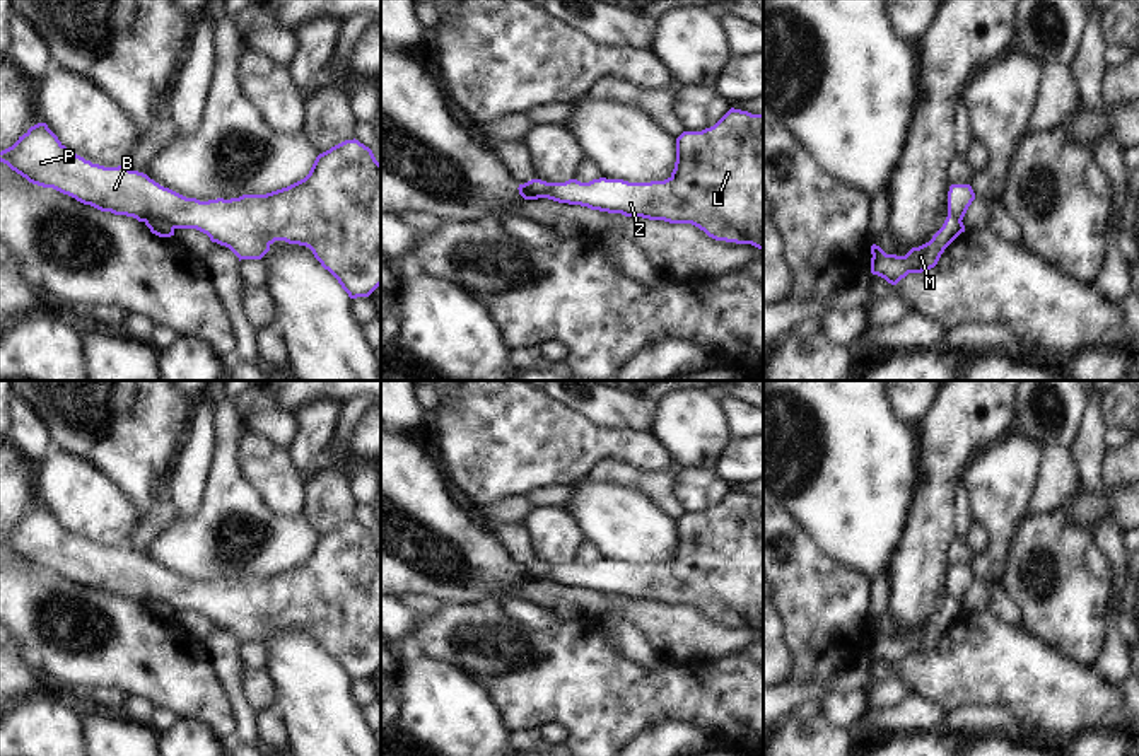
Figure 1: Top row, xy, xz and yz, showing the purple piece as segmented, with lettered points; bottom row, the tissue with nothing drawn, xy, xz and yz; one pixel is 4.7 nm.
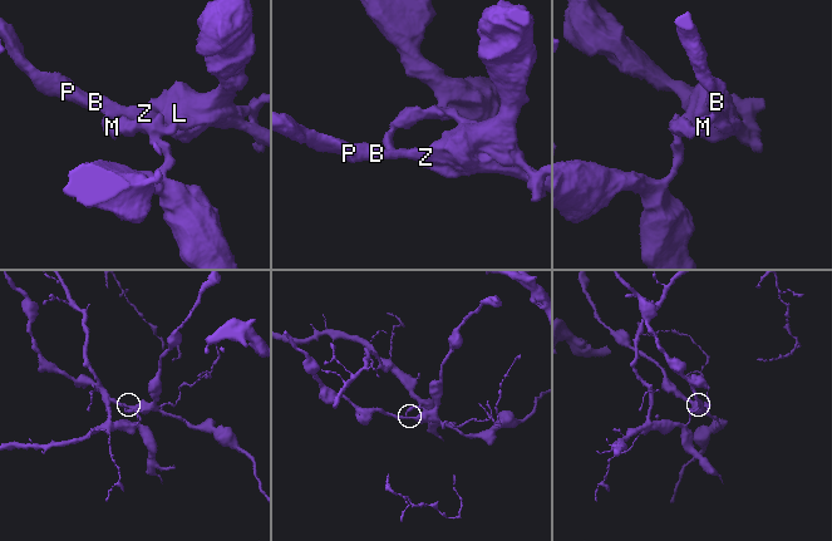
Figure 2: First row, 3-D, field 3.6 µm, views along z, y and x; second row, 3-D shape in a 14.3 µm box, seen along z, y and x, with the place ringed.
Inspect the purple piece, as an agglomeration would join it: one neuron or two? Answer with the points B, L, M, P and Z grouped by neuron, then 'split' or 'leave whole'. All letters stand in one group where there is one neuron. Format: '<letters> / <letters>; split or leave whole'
B L P Z / M; split

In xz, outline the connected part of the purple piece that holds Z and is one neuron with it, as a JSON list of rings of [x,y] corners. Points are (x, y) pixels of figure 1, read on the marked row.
[[[731,108],[714,126],[683,131],[676,138],[676,162],[664,181],[628,183],[623,179],[593,179],[581,183],[548,183],[541,196],[519,184],[524,200],[548,198],[591,210],[692,224],[716,241],[751,244],[763,251],[763,114]]]

